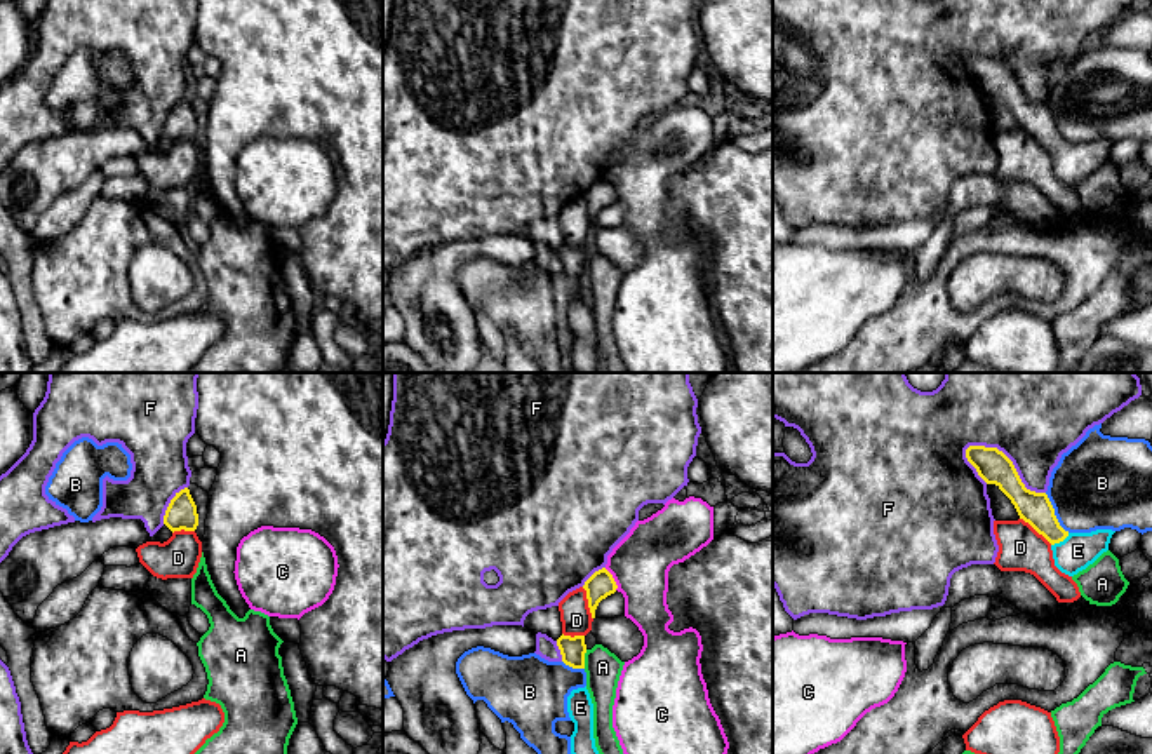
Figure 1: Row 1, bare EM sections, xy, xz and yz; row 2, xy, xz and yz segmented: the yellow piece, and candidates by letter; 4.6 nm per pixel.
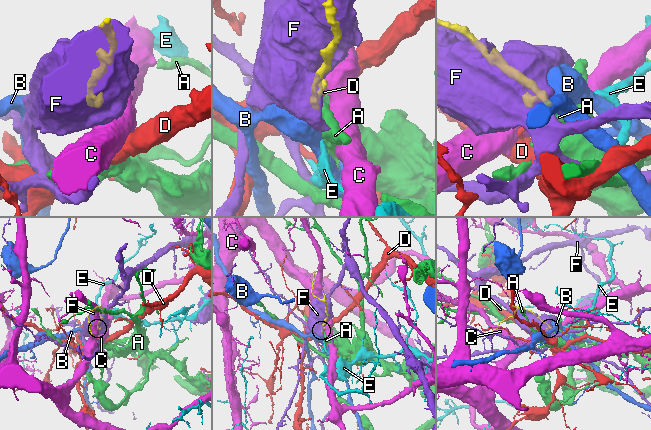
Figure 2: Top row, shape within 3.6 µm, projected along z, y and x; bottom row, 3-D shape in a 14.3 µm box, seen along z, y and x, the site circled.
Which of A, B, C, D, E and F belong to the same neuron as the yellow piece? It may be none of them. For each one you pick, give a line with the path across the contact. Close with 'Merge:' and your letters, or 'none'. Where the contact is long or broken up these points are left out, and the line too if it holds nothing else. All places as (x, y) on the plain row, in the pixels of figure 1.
E: Path across: yz (1036, 119), (1060, 150), (1071, 161), (1078, 161)
Merge: E

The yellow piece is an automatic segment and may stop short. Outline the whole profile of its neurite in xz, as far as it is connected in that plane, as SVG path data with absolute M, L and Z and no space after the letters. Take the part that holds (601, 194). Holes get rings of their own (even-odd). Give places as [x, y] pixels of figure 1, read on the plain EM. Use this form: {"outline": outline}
{"outline": "M602 178L599 181L595 181L583 195L583 199L586 200L586 209L588 209L588 218L592 223L592 228L595 228L595 219L599 216L599 212L602 209L606 209L607 205L614 204L618 195L613 188L613 185Z"}

